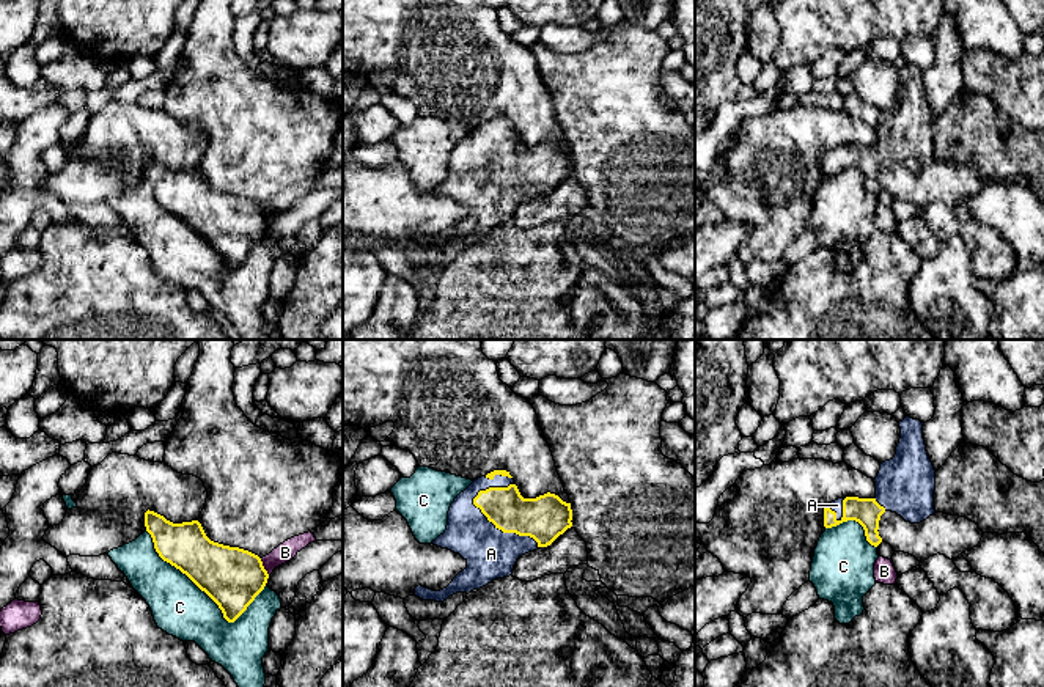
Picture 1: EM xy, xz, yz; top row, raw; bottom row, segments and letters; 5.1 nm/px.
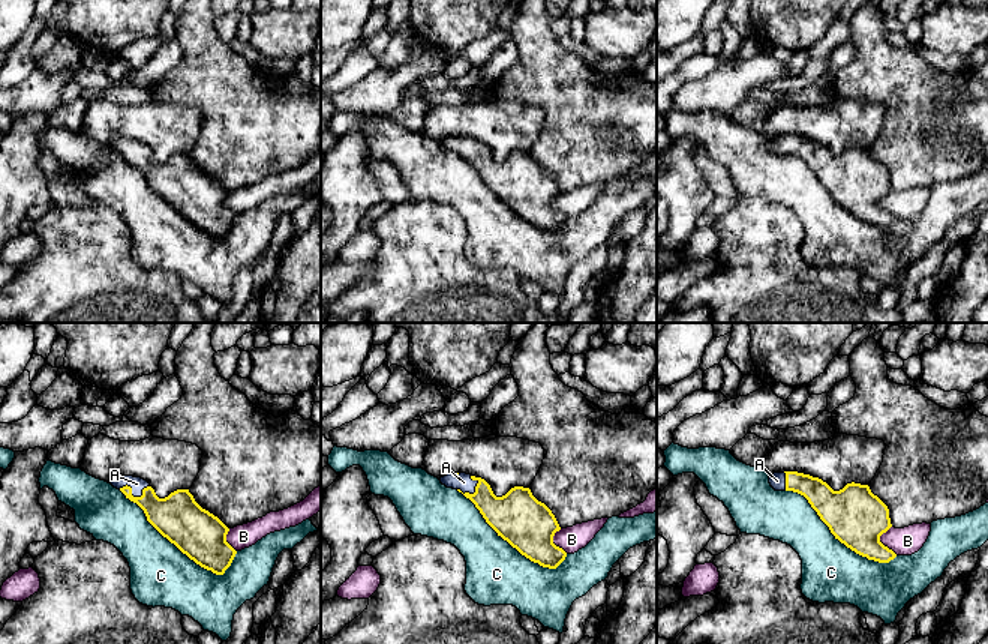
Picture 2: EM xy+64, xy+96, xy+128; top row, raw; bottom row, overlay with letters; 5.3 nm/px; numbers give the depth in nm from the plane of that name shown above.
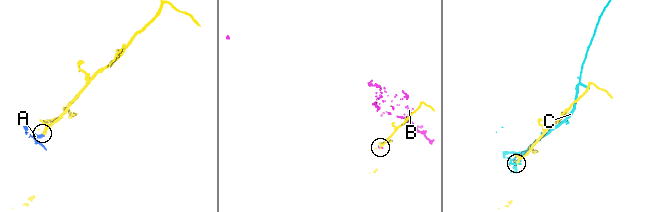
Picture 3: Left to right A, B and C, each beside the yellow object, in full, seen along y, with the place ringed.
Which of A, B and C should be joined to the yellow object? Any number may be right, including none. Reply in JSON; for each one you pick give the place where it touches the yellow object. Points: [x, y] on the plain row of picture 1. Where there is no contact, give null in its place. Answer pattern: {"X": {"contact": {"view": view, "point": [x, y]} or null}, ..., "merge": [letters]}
{"A": {"contact": {"view": "xz", "point": [500, 176]}}, "merge": ["A"]}

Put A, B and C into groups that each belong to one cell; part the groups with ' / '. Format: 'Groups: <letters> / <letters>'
Groups: A / B / C

